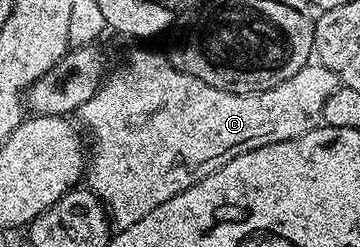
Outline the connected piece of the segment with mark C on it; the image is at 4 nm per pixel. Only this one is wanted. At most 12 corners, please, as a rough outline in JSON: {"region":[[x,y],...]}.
{"region":[[130,50],[82,103],[117,230],[317,128],[309,63],[231,93]]}

